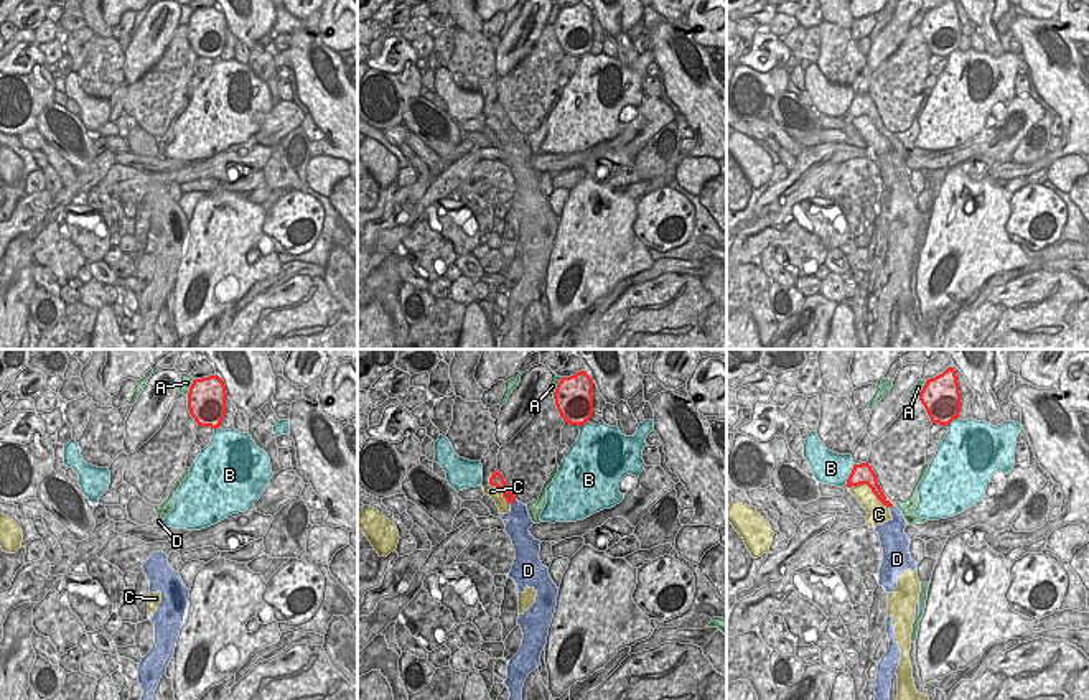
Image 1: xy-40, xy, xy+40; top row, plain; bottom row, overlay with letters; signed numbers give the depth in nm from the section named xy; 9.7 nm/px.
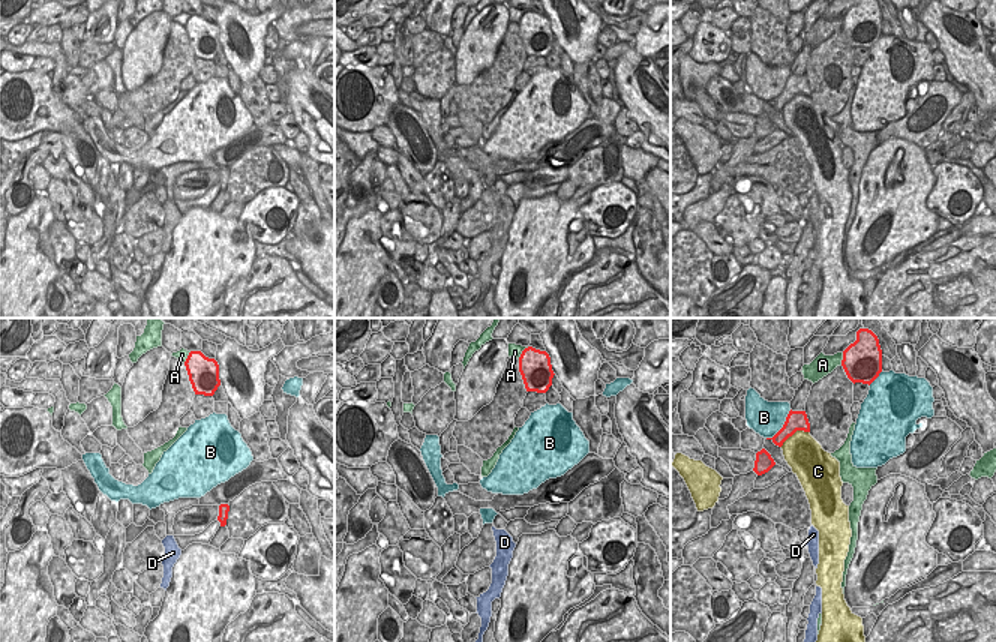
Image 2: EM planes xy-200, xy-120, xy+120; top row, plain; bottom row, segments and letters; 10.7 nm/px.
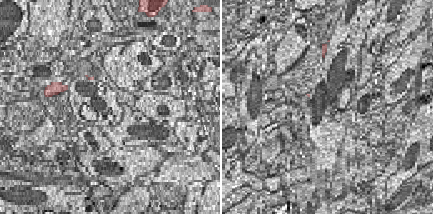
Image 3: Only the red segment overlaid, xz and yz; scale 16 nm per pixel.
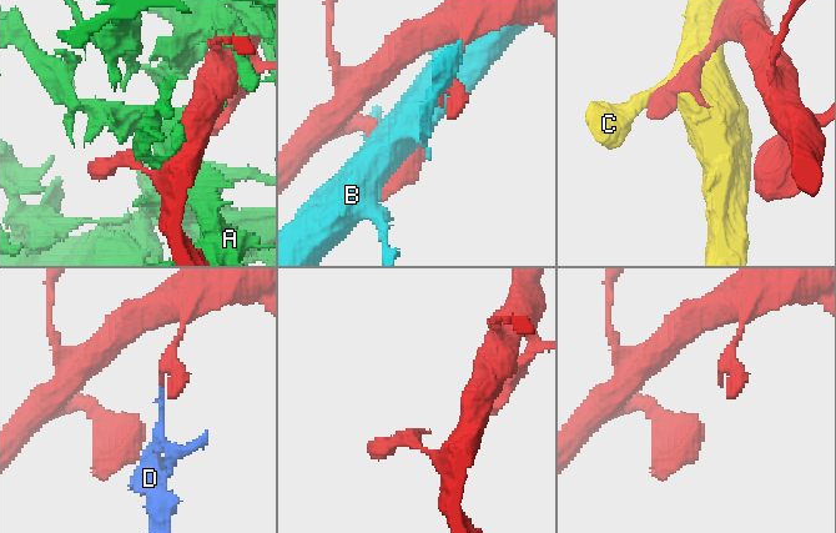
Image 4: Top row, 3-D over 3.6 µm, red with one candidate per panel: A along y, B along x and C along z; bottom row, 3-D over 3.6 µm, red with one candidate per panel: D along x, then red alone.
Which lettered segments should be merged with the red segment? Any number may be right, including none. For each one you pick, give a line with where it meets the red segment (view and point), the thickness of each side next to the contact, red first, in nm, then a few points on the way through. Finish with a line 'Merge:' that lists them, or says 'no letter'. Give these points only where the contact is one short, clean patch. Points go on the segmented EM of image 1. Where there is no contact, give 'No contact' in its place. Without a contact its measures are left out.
Merge: no letter.

